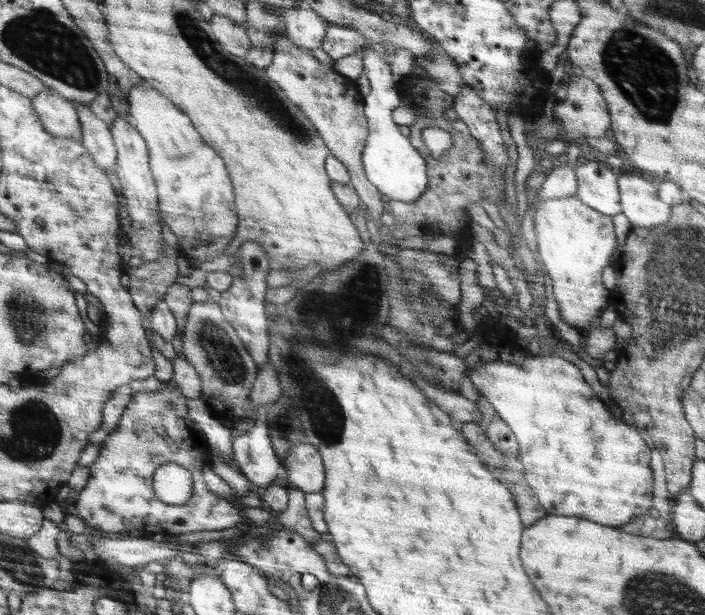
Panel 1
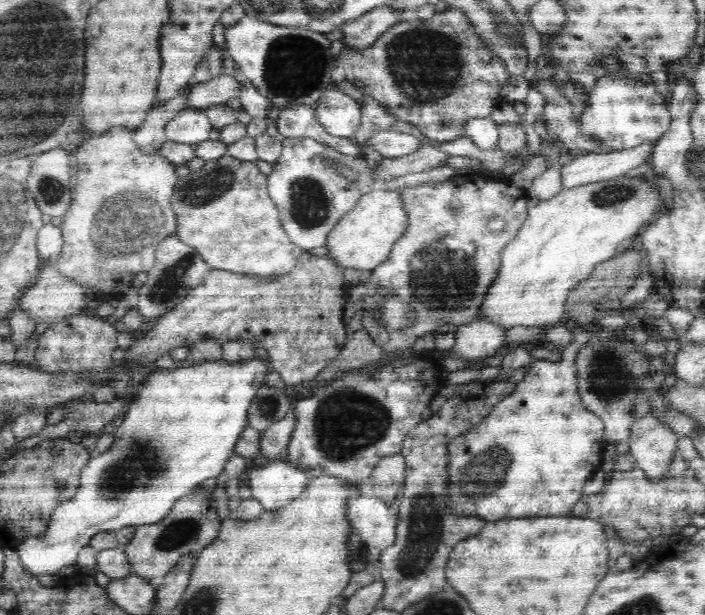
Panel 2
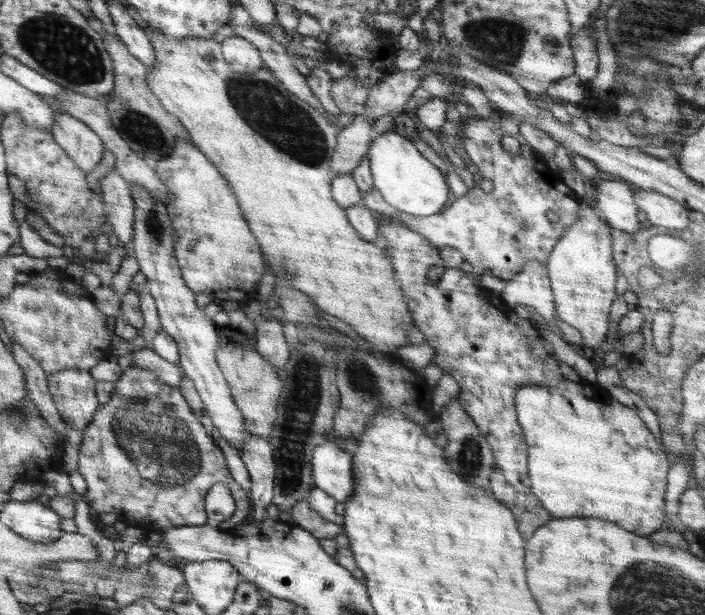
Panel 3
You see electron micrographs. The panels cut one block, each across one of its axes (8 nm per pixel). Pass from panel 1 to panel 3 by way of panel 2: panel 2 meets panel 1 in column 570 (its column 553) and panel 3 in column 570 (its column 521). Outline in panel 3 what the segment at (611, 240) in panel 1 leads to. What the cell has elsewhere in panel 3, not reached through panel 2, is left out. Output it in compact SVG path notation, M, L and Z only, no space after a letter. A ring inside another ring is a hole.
M584 198L578 200L580 218L564 230L546 262L554 305L560 320L577 328L586 346L600 346L610 328L610 308L618 297L616 272L612 256L612 228L595 214Z

